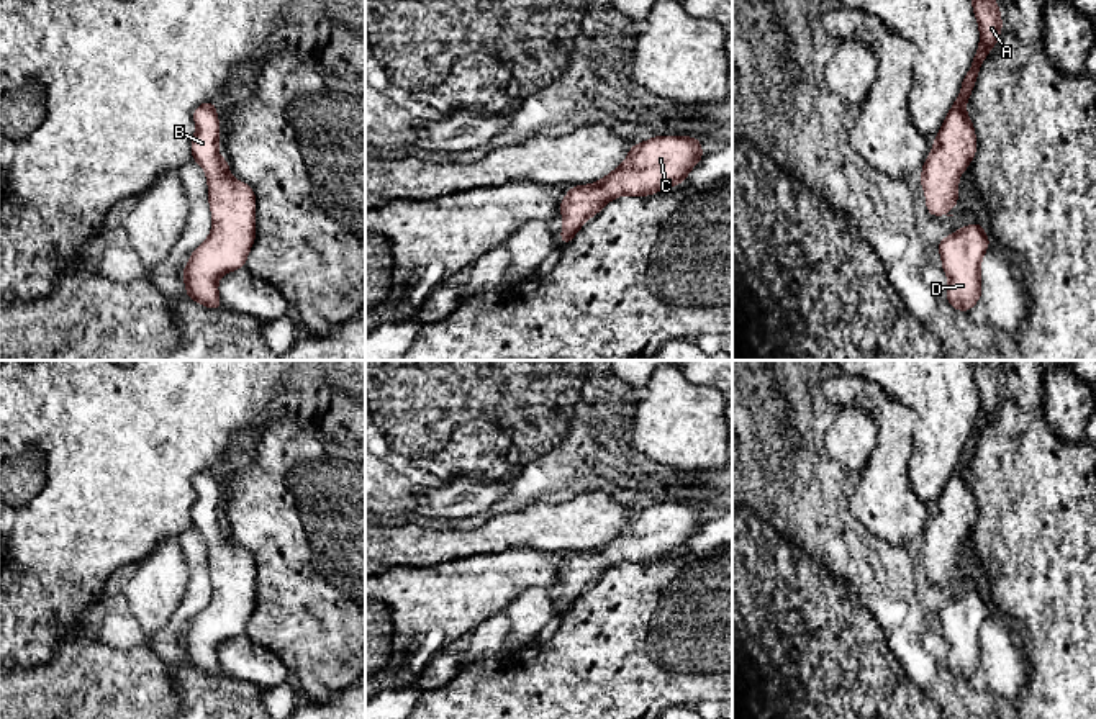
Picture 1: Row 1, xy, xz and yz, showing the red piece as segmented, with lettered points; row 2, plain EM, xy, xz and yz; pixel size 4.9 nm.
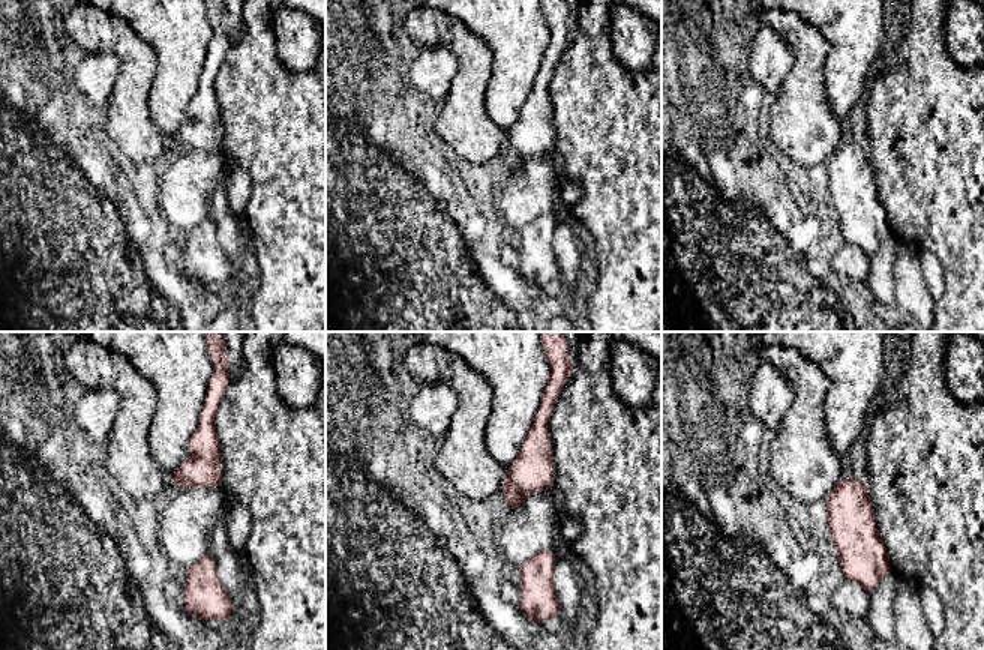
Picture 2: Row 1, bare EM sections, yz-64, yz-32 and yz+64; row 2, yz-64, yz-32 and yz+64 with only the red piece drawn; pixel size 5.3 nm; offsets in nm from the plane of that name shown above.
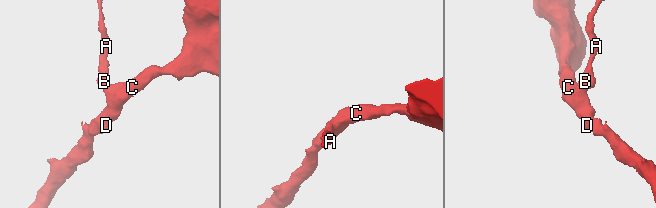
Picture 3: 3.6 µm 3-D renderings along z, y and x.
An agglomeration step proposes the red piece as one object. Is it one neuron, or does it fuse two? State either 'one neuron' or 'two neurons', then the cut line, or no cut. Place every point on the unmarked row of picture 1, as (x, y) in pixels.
one neuron | no cut

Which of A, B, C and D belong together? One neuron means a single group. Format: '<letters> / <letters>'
A B C D

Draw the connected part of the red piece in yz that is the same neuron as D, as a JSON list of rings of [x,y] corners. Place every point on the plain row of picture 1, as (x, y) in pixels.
[[[970,591],[944,604],[937,614],[949,644],[947,668],[953,676],[970,678],[981,667],[980,631],[990,613],[981,593]]]

